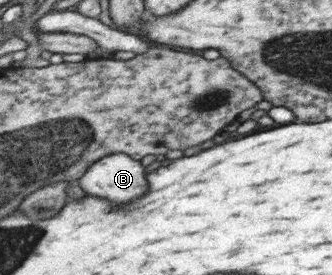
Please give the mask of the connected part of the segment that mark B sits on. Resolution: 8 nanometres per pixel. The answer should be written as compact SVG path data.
M126 153L104 157L82 179L82 187L98 197L108 197L116 205L128 205L150 191L142 161L132 159Z

